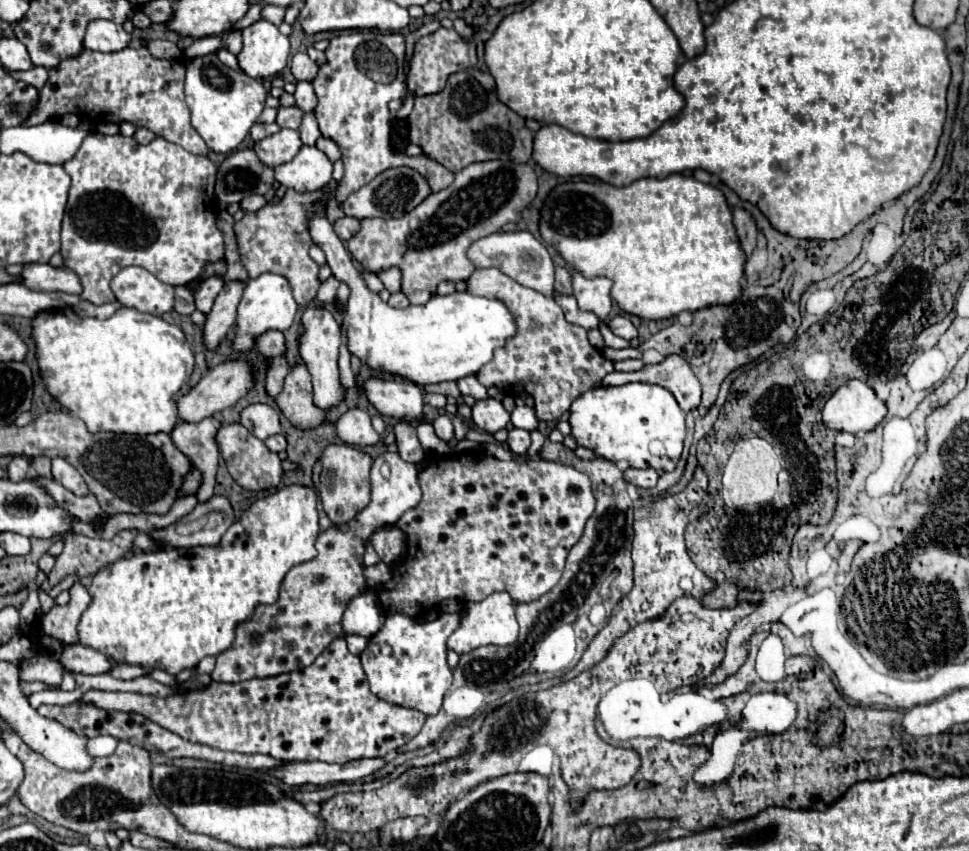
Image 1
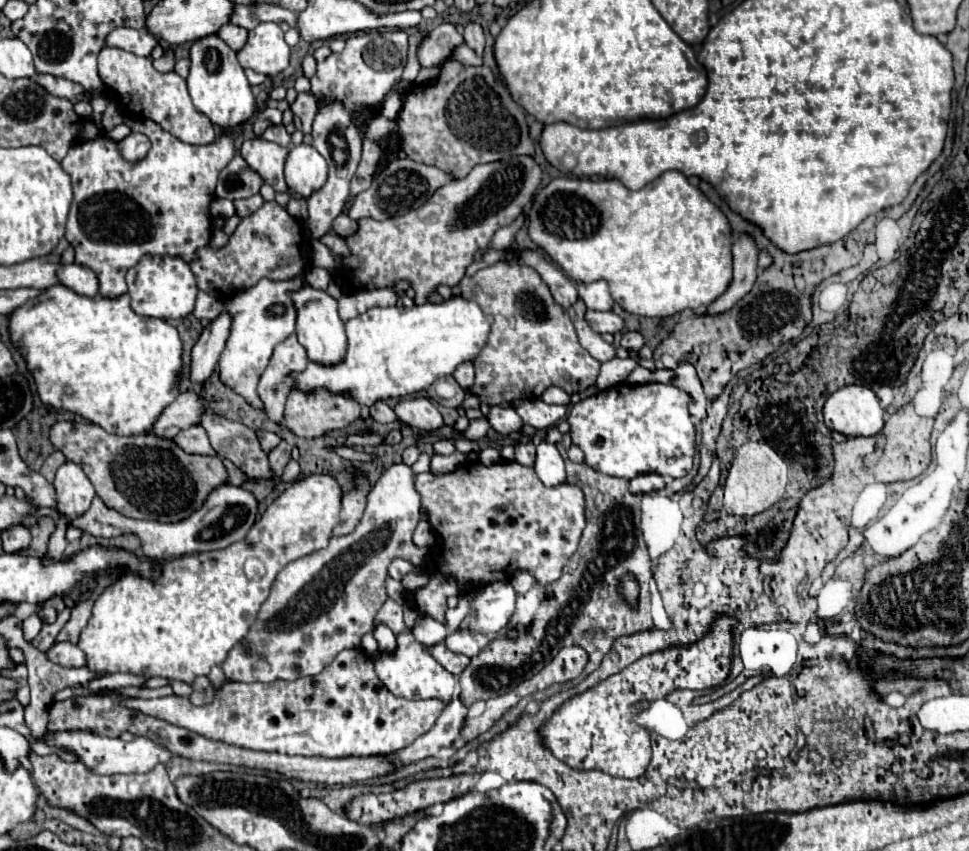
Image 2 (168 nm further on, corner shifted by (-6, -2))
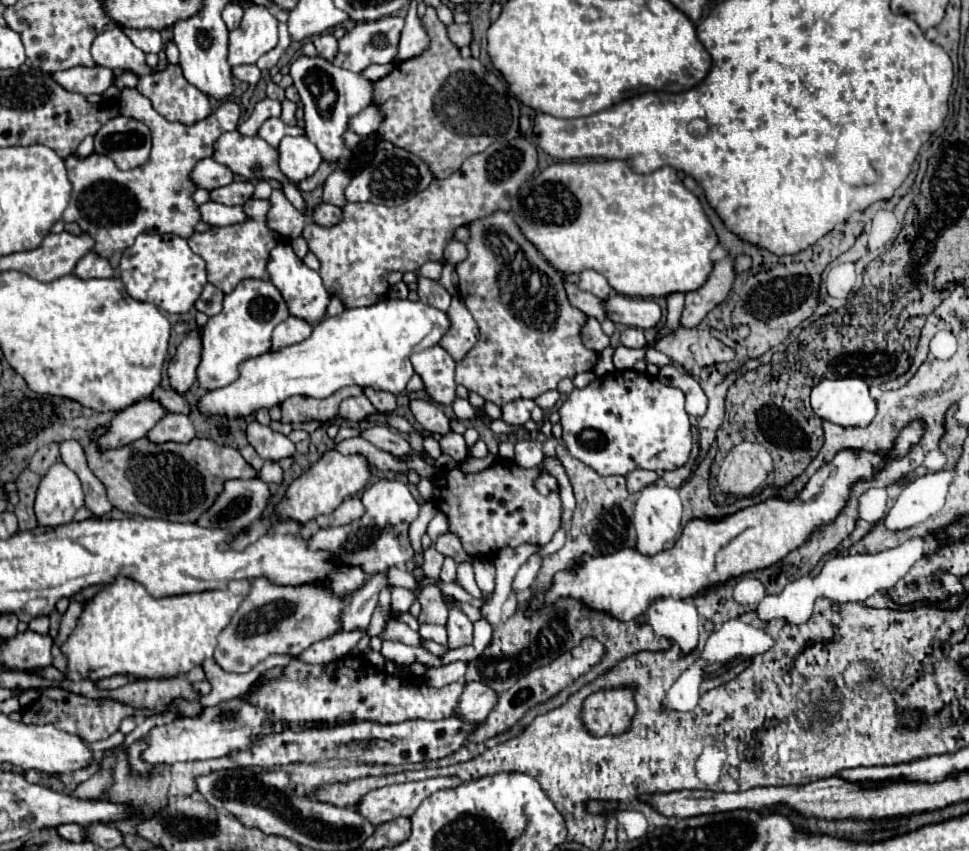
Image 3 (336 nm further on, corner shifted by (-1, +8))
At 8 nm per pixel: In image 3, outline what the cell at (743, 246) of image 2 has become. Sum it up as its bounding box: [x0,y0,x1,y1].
[681,257,735,327]

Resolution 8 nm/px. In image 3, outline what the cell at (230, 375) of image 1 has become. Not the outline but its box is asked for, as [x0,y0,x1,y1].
[97,399,167,451]

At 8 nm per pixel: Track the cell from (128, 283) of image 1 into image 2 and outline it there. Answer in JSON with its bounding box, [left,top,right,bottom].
[126,257,196,319]

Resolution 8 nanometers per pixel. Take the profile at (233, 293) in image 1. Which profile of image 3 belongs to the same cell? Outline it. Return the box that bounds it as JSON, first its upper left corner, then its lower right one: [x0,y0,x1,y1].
[167,331,201,393]

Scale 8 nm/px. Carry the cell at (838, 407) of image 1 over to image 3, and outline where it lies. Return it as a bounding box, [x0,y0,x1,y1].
[811,377,877,427]

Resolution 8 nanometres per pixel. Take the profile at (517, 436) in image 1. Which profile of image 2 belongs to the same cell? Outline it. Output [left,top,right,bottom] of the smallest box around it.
[514,441,536,465]

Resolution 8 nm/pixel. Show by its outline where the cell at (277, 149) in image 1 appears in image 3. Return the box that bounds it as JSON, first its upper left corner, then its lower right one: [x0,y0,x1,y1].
[213,131,305,211]

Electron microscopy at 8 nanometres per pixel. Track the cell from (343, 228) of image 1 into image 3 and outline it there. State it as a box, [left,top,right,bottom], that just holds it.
[313,203,343,227]

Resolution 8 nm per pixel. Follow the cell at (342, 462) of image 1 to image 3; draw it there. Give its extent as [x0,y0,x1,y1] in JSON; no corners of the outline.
[317,497,365,527]

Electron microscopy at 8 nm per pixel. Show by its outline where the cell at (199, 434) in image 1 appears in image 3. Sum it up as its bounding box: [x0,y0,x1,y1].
[145,413,195,443]

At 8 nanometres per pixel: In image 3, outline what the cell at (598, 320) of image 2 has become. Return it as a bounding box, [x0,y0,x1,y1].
[605,295,661,329]

